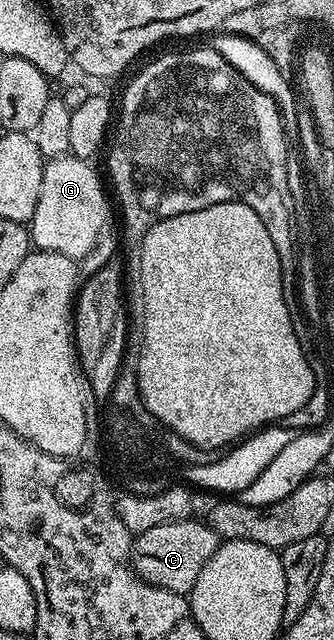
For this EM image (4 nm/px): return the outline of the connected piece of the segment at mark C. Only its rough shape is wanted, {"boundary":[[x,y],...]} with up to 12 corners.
{"boundary":[[170,521],[134,537],[146,584],[187,596],[221,543],[210,523]]}

